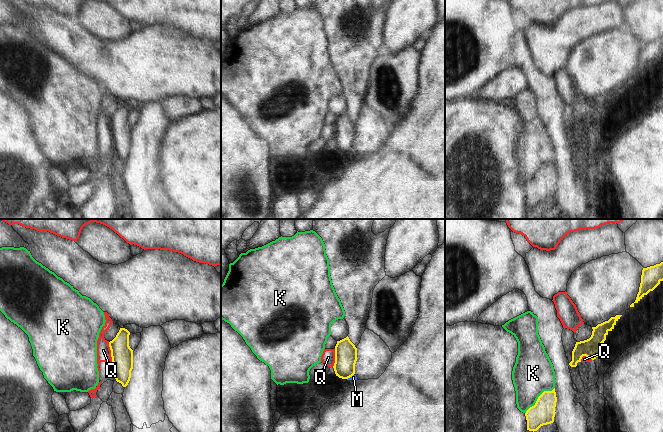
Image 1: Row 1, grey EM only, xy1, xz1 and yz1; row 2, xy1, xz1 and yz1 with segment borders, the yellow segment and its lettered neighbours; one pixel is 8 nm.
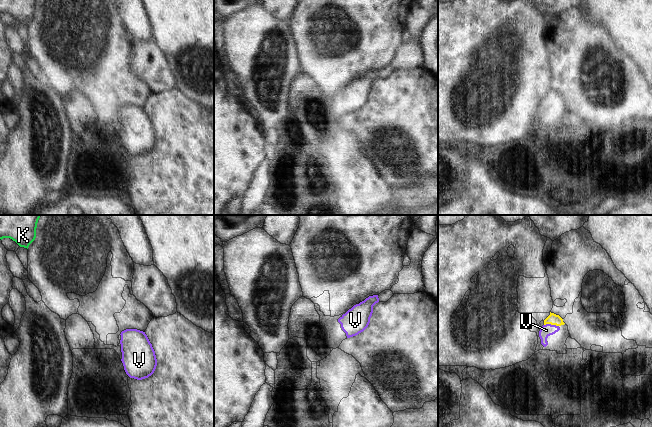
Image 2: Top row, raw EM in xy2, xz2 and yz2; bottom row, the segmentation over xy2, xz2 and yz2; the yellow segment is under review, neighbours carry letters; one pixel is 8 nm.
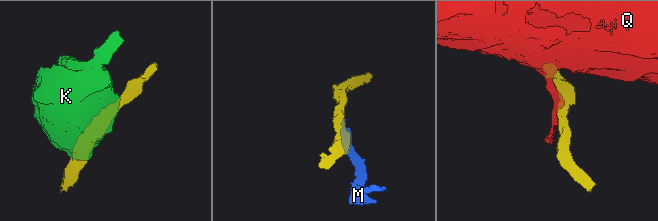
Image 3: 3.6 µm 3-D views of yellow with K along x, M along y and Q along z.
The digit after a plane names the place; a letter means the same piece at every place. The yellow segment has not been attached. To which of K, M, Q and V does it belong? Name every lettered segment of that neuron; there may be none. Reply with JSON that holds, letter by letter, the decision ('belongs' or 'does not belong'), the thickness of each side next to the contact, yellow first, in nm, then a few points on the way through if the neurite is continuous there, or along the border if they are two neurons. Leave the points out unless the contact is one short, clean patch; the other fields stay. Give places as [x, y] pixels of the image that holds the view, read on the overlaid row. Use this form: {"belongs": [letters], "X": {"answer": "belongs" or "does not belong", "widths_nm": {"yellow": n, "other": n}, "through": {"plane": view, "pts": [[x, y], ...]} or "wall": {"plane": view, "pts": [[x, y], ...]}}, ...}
{"belongs": ["V"], "K": {"answer": "does not belong", "widths_nm": {"yellow": 190, "other": 340}, "wall": {"plane": "yz1", "pts": [[554, 387], [551, 390], [544, 391], [525, 413]]}}, "M": {"answer": "does not belong", "widths_nm": {"yellow": 180, "other": 40}}, "Q": {"answer": "does not belong", "widths_nm": {"yellow": 180, "other": 110}, "wall": {"plane": "xy1", "pts": [[108, 342], [112, 361]]}}, "V": {"answer": "belongs", "widths_nm": {"yellow": 90, "other": 100}, "through": {"plane": "yz2", "pts": [[553, 319], [551, 324], [546, 330]]}}}

